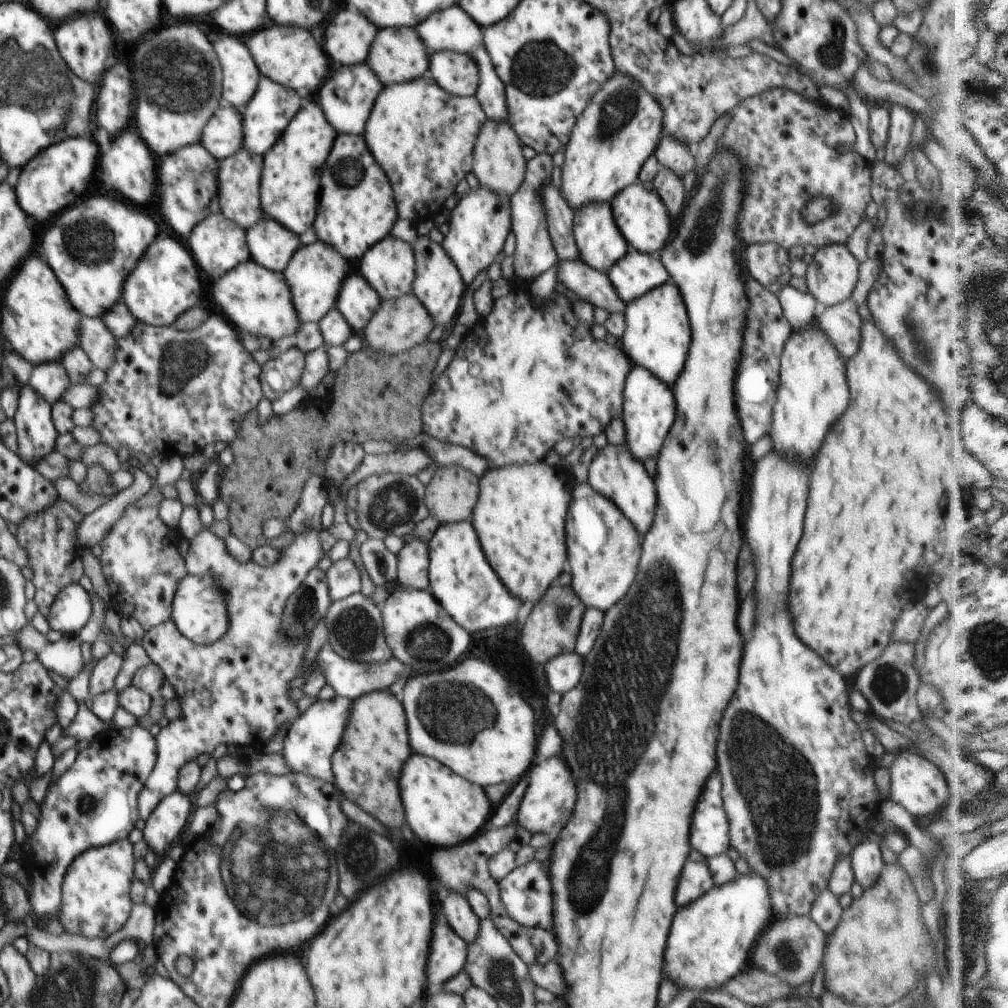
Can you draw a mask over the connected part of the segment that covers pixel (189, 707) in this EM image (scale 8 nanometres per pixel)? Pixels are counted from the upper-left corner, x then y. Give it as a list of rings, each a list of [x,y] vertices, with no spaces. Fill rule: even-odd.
[[[202,529],[194,538],[191,538],[188,542],[190,546],[187,548],[187,553],[185,554],[184,564],[186,565],[187,572],[195,575],[203,575],[208,573],[213,579],[219,580],[219,585],[223,590],[224,594],[227,595],[227,611],[229,616],[229,627],[224,635],[222,635],[216,642],[213,642],[209,645],[199,645],[196,644],[193,640],[190,640],[187,636],[184,636],[180,630],[178,630],[176,624],[172,620],[163,622],[162,624],[156,625],[155,627],[150,628],[145,632],[145,635],[141,639],[143,647],[146,649],[148,656],[151,658],[152,663],[156,663],[165,674],[165,678],[172,682],[172,686],[176,691],[176,699],[181,706],[181,715],[171,720],[168,725],[161,729],[154,730],[155,732],[155,741],[157,744],[157,761],[155,767],[152,769],[150,776],[146,779],[142,790],[138,795],[138,808],[139,808],[139,818],[146,820],[150,815],[153,814],[154,809],[158,806],[158,803],[162,799],[166,798],[168,795],[171,795],[174,791],[177,790],[177,782],[179,770],[190,761],[195,761],[200,754],[211,754],[214,752],[214,749],[219,744],[236,744],[239,748],[244,746],[250,746],[250,748],[263,748],[263,745],[267,743],[281,726],[289,726],[301,715],[296,701],[290,698],[288,693],[290,681],[296,676],[301,676],[305,674],[303,670],[304,664],[304,652],[306,652],[306,647],[308,646],[309,637],[298,637],[290,638],[282,629],[282,615],[284,612],[284,607],[286,606],[286,601],[290,598],[290,595],[296,592],[298,586],[304,582],[306,575],[310,572],[310,569],[313,569],[317,566],[317,562],[322,558],[322,549],[319,539],[319,532],[309,530],[305,533],[296,533],[292,535],[292,542],[285,549],[281,550],[281,559],[272,566],[263,567],[259,564],[256,564],[253,560],[248,562],[238,562],[226,548],[226,543],[223,538],[218,538],[213,532],[210,532],[206,529]]]

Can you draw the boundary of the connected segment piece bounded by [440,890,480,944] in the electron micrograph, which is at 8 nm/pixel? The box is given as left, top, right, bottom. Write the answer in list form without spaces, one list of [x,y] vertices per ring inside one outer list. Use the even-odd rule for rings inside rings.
[[[450,890],[448,894],[444,901],[440,902],[442,912],[454,932],[470,944],[479,935],[479,918],[474,914],[466,896]]]

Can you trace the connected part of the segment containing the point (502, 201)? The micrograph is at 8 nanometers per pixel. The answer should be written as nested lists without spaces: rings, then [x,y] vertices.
[[[479,185],[469,194],[463,195],[451,210],[448,220],[450,232],[444,237],[441,245],[458,267],[467,286],[502,252],[504,242],[512,228],[510,202],[510,196],[492,192],[489,188]]]

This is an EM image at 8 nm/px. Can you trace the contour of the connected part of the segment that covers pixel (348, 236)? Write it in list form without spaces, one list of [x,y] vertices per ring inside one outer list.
[[[338,134],[324,164],[320,184],[321,199],[316,224],[313,224],[318,240],[337,248],[342,256],[352,262],[361,259],[370,247],[390,235],[392,226],[399,218],[399,210],[392,185],[368,150],[363,135]]]

